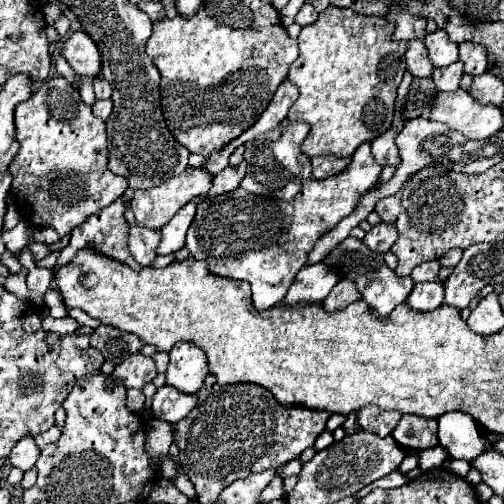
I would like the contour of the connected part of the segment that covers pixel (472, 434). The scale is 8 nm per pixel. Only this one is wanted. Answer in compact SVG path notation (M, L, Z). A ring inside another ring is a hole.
M450 411L438 419L438 445L454 459L470 461L490 443L480 435L476 421L468 413Z

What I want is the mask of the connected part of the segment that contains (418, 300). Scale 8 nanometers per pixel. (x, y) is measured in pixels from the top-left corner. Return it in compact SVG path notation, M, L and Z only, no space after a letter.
M438 281L430 283L416 283L412 293L406 299L406 305L414 311L432 311L442 305L444 299L444 287Z

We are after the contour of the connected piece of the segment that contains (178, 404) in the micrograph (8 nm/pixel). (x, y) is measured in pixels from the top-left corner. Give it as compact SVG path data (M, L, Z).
M170 385L160 387L152 397L154 417L168 423L178 423L180 419L184 419L194 405L196 405L194 395L184 395L178 389L172 389Z

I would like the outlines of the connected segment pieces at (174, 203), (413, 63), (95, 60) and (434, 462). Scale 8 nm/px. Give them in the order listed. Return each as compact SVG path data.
M186 167L180 175L168 179L166 183L154 187L154 189L146 189L146 191L136 191L132 201L130 201L130 209L136 217L136 221L144 227L150 229L162 229L174 215L176 211L186 205L188 201L196 199L198 195L206 195L208 189L212 185L212 177L208 177L208 173L204 173L202 169L194 169L194 167Z
M410 39L408 41L408 49L406 49L406 69L416 77L416 79L422 79L422 77L430 77L432 73L432 63L428 61L428 55L426 55L426 49L424 49L424 43L420 39Z
M74 31L66 39L66 43L62 47L62 55L72 65L76 75L96 77L100 71L100 63L102 63L100 51L98 51L96 43L90 39L90 35L84 31Z
M404 447L404 453L418 457L418 469L420 471L440 467L442 461L448 457L448 453L444 453L440 447L432 447L432 449L426 449L426 451L422 451L422 449L406 449Z

